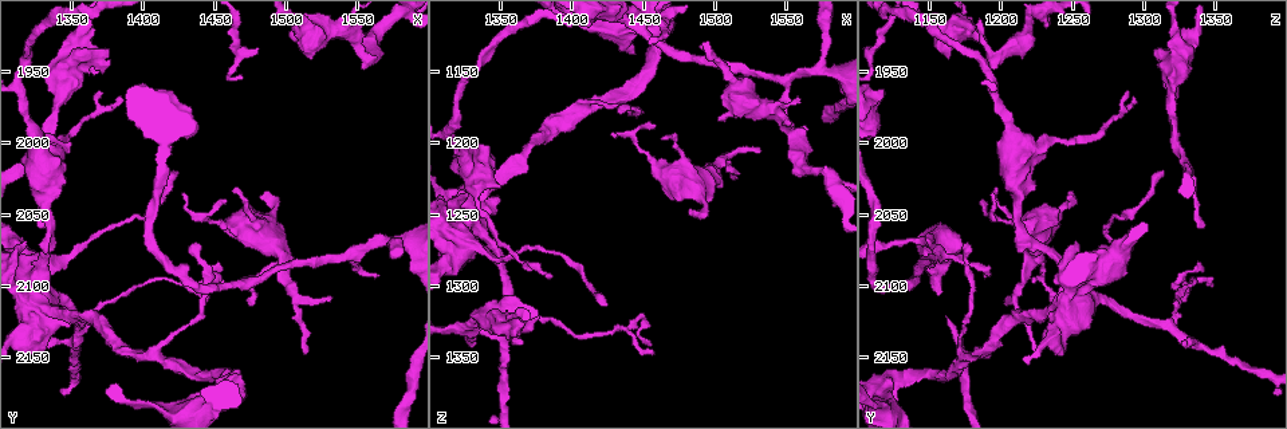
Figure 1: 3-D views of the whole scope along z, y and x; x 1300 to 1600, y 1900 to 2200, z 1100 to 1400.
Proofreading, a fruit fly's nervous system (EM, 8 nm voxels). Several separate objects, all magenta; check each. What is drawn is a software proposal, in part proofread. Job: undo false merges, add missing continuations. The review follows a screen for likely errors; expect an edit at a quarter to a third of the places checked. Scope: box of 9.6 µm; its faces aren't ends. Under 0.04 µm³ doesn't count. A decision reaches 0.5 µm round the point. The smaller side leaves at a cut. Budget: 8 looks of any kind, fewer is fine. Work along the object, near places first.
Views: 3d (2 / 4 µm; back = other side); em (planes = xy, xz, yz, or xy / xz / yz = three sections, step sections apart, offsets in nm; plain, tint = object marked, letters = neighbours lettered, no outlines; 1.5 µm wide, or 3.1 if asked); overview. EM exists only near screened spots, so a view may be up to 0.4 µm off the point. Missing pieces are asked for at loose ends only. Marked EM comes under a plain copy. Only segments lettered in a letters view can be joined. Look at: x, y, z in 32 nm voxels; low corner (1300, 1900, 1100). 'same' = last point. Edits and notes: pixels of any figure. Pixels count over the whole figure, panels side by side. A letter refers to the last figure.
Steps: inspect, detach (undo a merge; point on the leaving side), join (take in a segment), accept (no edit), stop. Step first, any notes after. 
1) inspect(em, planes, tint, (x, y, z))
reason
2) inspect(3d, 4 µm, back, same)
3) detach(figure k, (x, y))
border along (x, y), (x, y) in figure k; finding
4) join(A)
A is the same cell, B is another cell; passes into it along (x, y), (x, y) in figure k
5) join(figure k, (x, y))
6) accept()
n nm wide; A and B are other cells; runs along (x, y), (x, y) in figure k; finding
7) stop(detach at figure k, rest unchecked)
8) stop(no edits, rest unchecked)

inspect(3d, 4 µm, (1572, 2070, 1150))

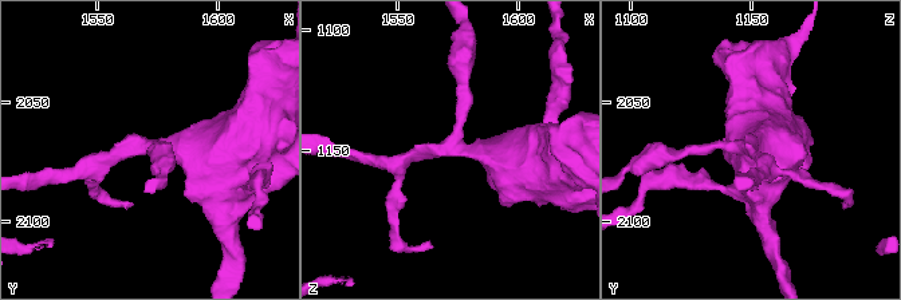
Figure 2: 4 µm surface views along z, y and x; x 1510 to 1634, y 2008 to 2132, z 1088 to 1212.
inspect(em, planes, letters, (1570, 2069, 1149))
3 arms; arms of 170, 200, 460 nm; now the EM

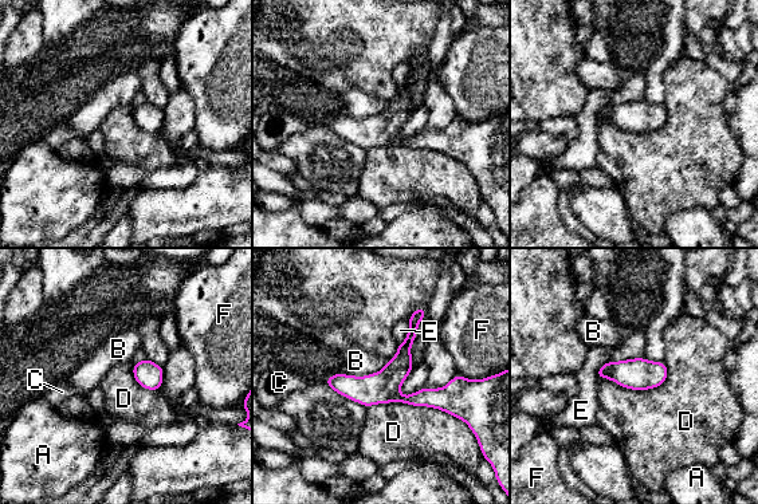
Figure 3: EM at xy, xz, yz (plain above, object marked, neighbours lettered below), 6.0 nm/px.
accept()
D touches over 600 nm; A, B, C, D, E and F are other cells; all the same neuron

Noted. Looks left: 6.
inspect(em, xy, step 4, tint, (1500, 1922, 1186))
an open end

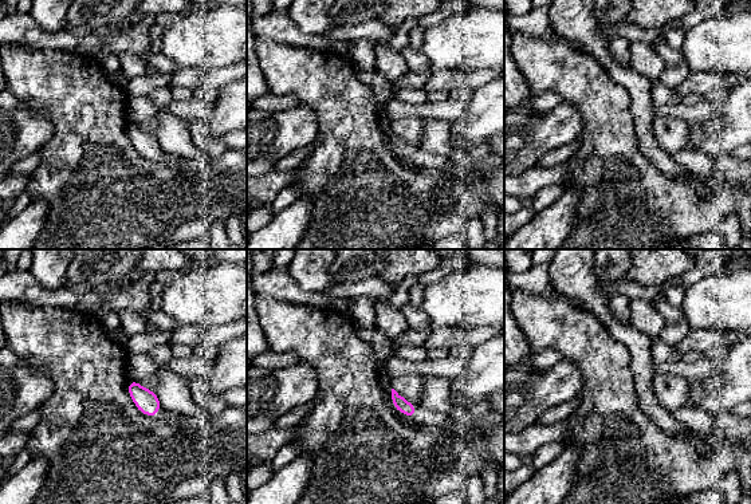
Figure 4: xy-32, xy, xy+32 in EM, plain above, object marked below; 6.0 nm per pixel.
inspect(em, xy, step 4, letters, same)
what lies round it

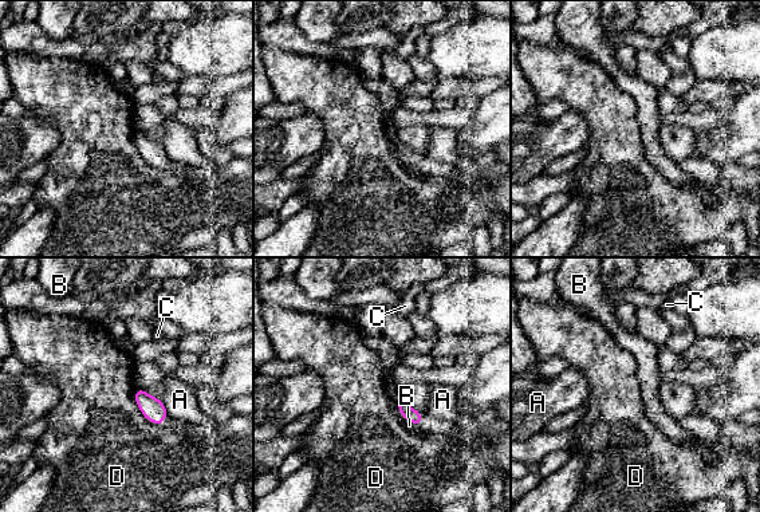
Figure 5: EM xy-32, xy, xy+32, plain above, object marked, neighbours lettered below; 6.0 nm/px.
accept()
D touches over 280 nm; A, B, C and D are other cells; border along (401, 416), (420, 426) in figure 5; none of them fits

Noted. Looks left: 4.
inspect(em, planes, letters, (1532, 2106, 1206))
free end

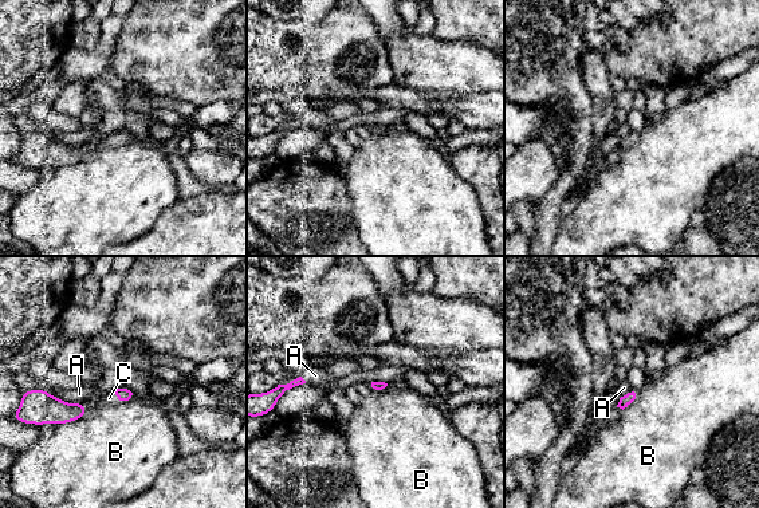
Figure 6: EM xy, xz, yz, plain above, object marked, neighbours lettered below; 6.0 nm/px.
join(figure 6, (109, 398))
C is the same cell, A and B are other cells; passes into it along (122, 394), (117, 397), (109, 398) in figure 6; it goes on there

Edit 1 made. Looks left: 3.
stop(join at figure 6, rest unchecked)

